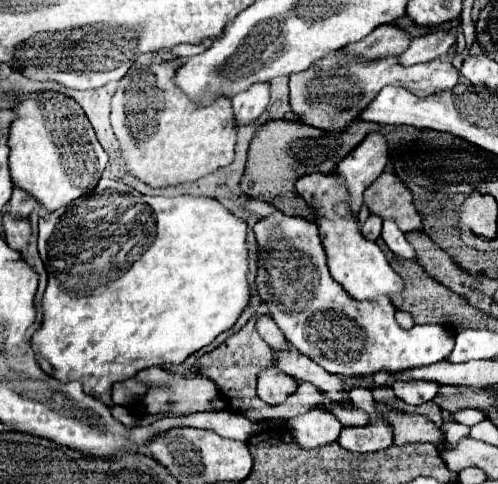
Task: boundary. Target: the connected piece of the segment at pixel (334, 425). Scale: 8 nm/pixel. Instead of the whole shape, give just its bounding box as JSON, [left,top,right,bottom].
[286,409,342,449]

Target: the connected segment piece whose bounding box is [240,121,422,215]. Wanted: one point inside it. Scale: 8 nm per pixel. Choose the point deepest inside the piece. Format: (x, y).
(283, 151)

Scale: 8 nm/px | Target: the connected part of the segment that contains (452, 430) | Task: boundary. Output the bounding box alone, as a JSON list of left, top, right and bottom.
[442,421,470,447]

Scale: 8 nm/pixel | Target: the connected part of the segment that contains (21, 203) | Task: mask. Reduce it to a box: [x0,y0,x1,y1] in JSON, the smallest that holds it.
[8,187,36,219]

